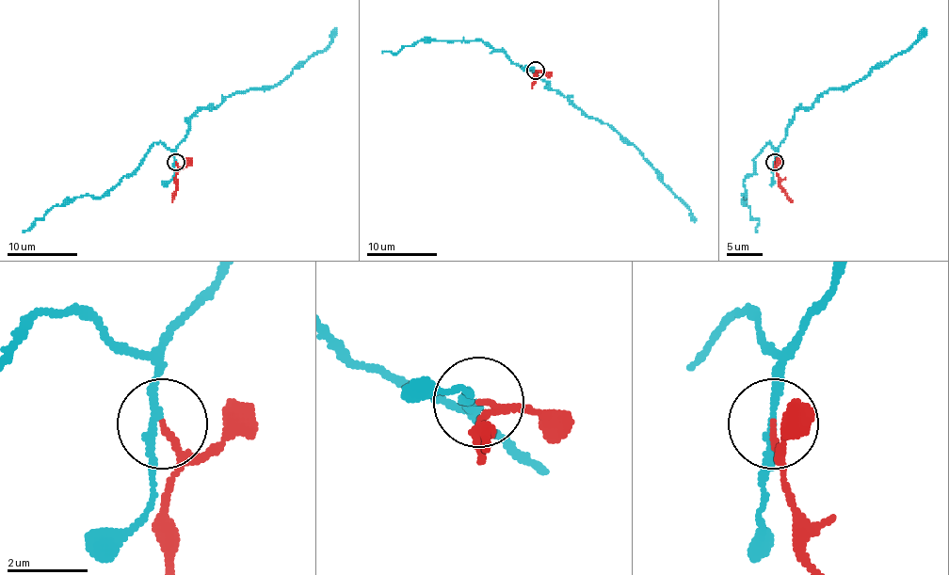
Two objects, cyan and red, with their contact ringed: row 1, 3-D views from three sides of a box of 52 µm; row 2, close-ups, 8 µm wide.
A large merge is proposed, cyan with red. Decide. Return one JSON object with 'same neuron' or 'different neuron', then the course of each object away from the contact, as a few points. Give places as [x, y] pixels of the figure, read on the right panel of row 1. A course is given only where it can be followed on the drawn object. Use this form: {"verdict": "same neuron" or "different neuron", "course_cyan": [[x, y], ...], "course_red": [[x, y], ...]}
{"verdict": "different neuron", "course_cyan": [[775, 162], [775, 150], [796, 110], [808, 109], [826, 91], [848, 87], [903, 53], [924, 27]], "course_red": [[775, 162], [779, 186], [793, 202]]}

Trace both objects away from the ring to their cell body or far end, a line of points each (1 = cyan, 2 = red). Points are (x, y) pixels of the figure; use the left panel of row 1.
1: (176, 162), (174, 150), (199, 110), (215, 109), (241, 91), (273, 87), (320, 53), (336, 27)
2: (176, 162), (172, 202)

